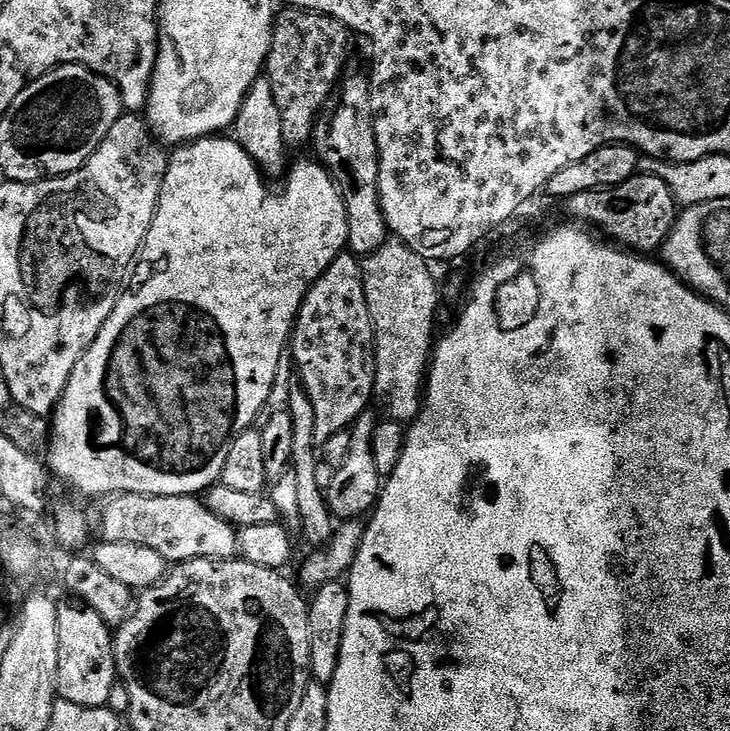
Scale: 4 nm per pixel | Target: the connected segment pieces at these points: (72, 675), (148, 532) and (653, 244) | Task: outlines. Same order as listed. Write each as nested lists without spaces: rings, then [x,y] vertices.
[[[86,604],[56,605],[58,618],[58,674],[56,691],[59,699],[74,702],[78,706],[105,707],[110,690],[118,682],[116,659],[112,653],[113,629],[109,628],[98,614]]]
[[[121,492],[105,499],[104,513],[100,516],[100,532],[110,542],[134,542],[158,550],[169,562],[182,560],[230,560],[238,552],[238,532],[218,514],[204,505],[199,495],[143,496]]]
[[[643,174],[631,176],[616,188],[573,196],[566,208],[570,215],[585,220],[580,221],[585,225],[597,224],[609,241],[637,254],[659,253],[668,241],[678,215],[678,203],[670,186],[658,176]]]

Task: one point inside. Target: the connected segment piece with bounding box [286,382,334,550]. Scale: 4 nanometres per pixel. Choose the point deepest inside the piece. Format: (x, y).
(316, 522)

